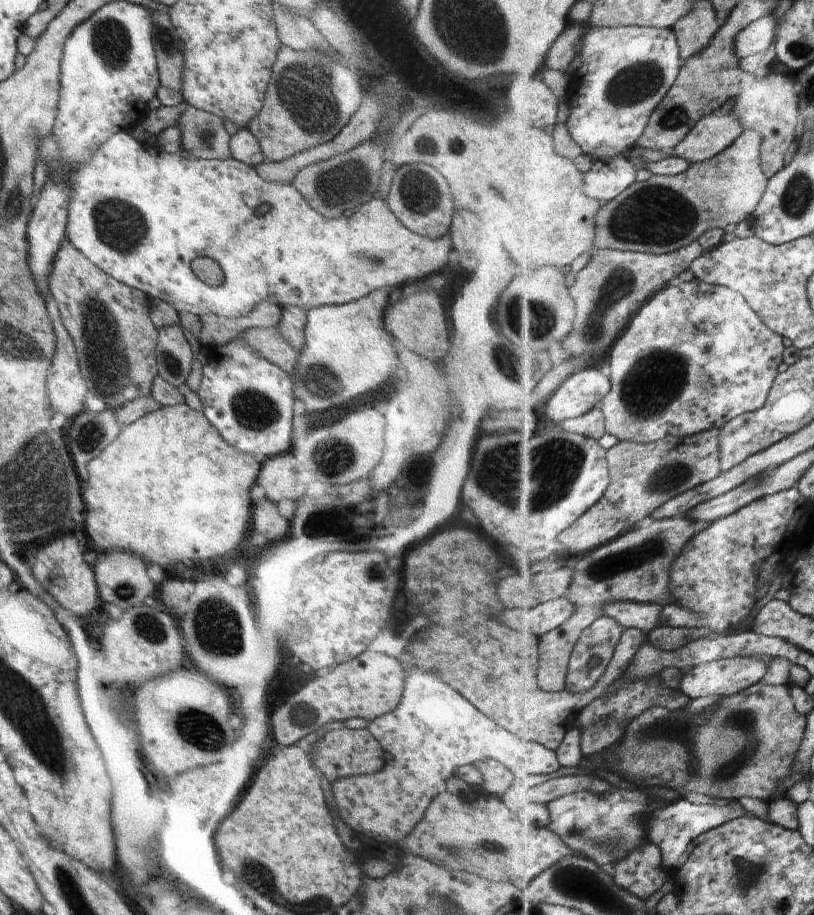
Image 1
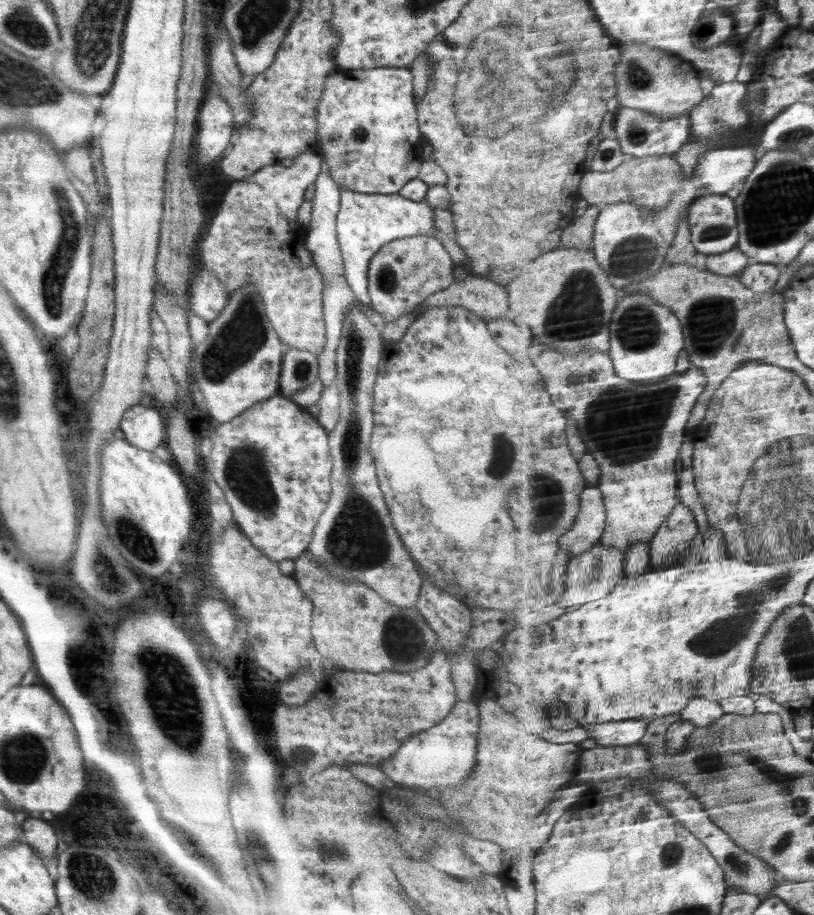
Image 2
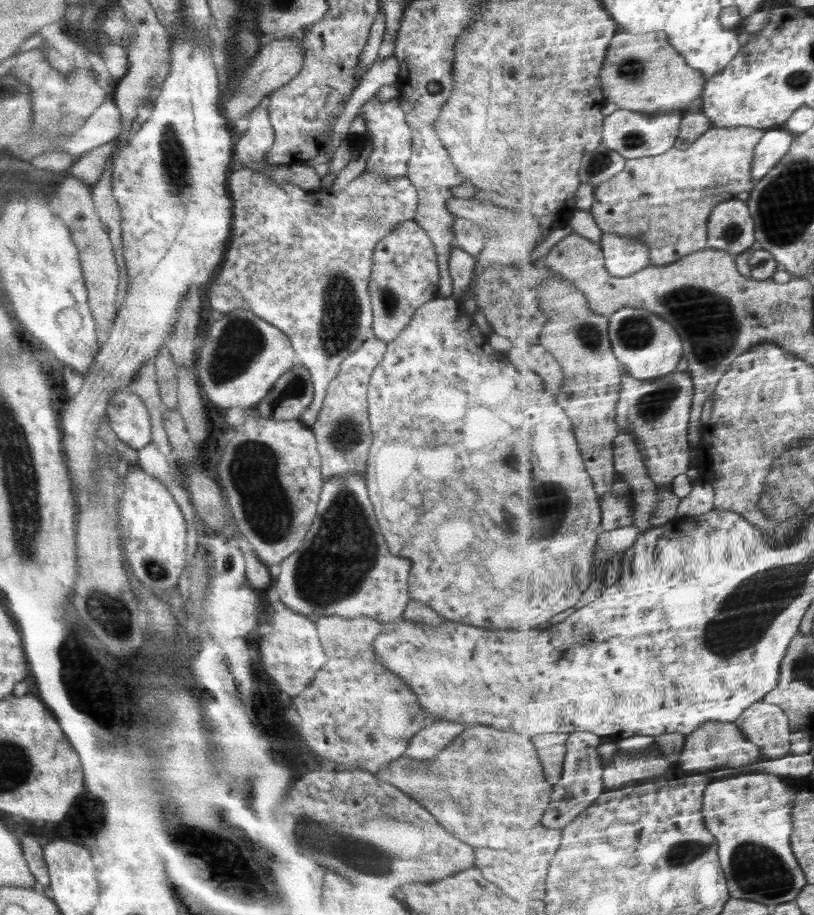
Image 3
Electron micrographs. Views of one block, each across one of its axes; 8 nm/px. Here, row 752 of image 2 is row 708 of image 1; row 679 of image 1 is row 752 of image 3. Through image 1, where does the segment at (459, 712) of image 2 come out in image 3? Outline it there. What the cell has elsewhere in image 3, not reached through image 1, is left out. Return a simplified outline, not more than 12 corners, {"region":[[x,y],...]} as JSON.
{"region":[[444,720],[409,740],[408,757],[434,759],[462,732]]}

